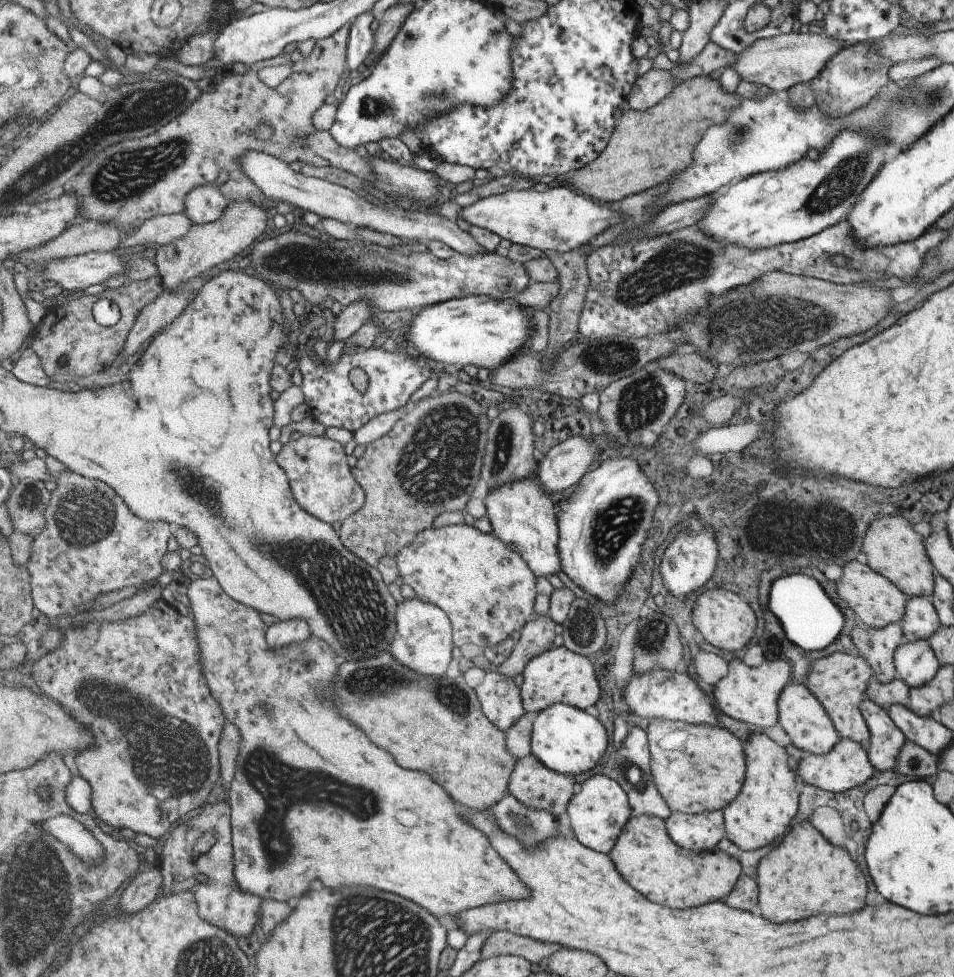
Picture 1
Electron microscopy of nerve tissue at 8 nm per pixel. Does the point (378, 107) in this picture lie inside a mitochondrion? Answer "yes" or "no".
yes

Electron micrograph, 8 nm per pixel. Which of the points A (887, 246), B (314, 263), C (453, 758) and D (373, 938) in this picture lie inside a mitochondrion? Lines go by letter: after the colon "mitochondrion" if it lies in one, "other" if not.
A: other
B: mitochondrion
C: other
D: mitochondrion

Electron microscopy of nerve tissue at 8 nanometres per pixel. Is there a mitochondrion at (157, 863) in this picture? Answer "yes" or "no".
no

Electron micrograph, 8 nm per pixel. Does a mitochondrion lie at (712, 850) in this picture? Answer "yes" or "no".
no

